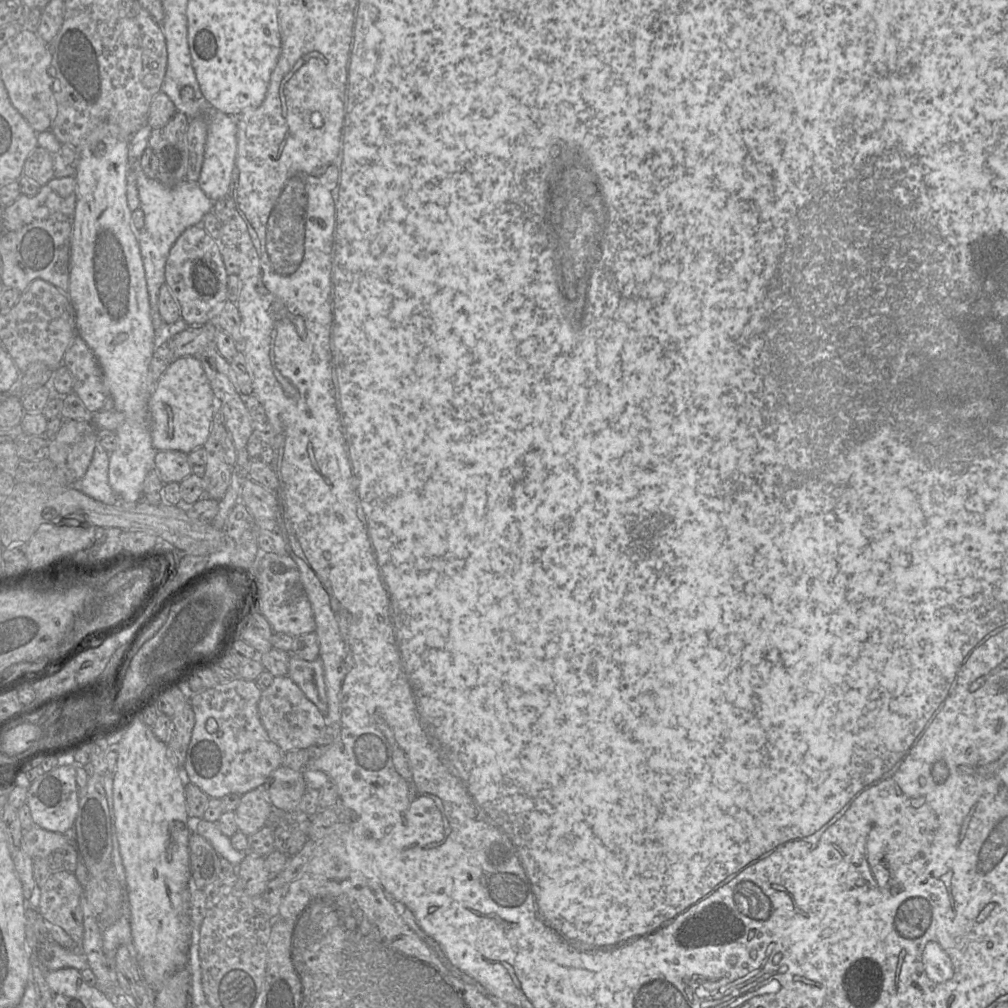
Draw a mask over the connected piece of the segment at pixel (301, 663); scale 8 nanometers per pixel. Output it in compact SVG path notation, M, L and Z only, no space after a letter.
M291 654L287 676L298 685L305 696L326 716L328 713L328 695L324 665L321 658L306 661Z

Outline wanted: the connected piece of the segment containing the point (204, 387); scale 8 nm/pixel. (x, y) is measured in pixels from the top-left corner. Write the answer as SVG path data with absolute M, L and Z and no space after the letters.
M194 356L175 358L157 382L148 401L149 429L156 451L185 454L203 447L210 434L215 397L201 362Z

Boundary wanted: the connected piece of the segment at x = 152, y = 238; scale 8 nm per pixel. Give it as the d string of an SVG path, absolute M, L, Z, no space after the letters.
M131 159L131 169L135 172L137 181L139 208L144 212L144 226L138 232L138 242L149 294L151 320L156 335L165 335L169 325L165 324L160 316L158 301L160 287L165 283L165 265L169 251L187 228L202 225L205 214L213 210L214 202L203 192L198 182L184 180L168 187L157 178L149 178L140 168L139 160Z

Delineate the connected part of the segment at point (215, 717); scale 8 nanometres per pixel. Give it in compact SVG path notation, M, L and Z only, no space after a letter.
M235 677L229 682L218 683L212 688L196 693L189 699L194 712L194 726L183 767L190 783L198 786L210 798L221 799L228 793L242 795L262 787L270 774L283 765L284 753L270 739L260 721L258 702L261 691L255 681Z

